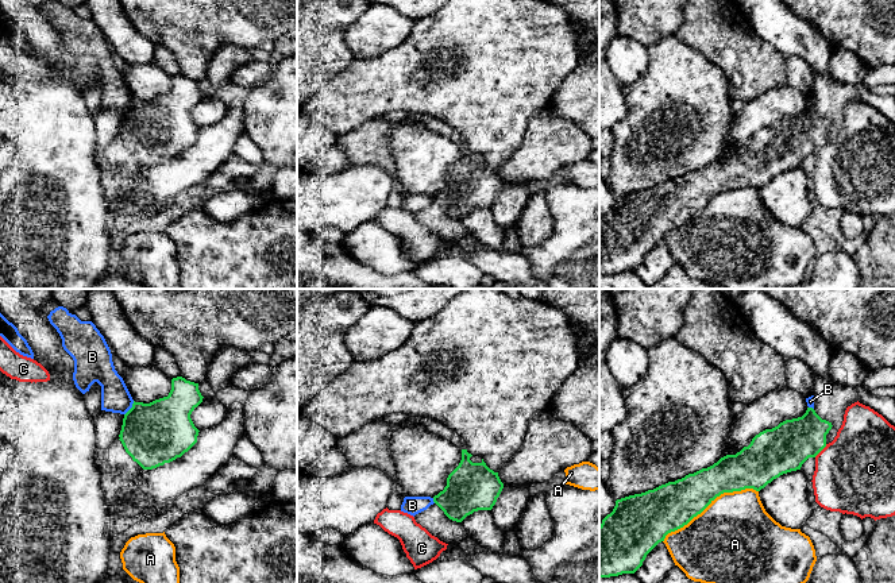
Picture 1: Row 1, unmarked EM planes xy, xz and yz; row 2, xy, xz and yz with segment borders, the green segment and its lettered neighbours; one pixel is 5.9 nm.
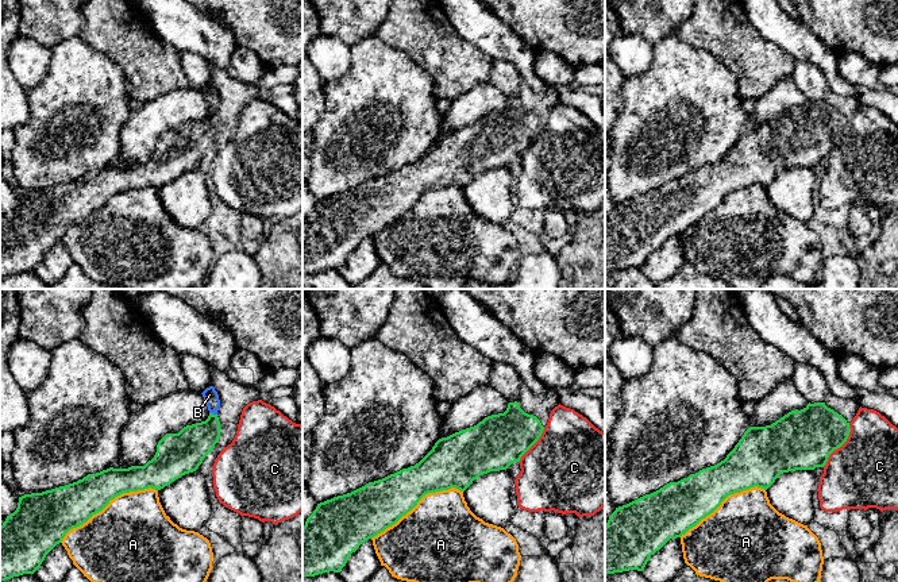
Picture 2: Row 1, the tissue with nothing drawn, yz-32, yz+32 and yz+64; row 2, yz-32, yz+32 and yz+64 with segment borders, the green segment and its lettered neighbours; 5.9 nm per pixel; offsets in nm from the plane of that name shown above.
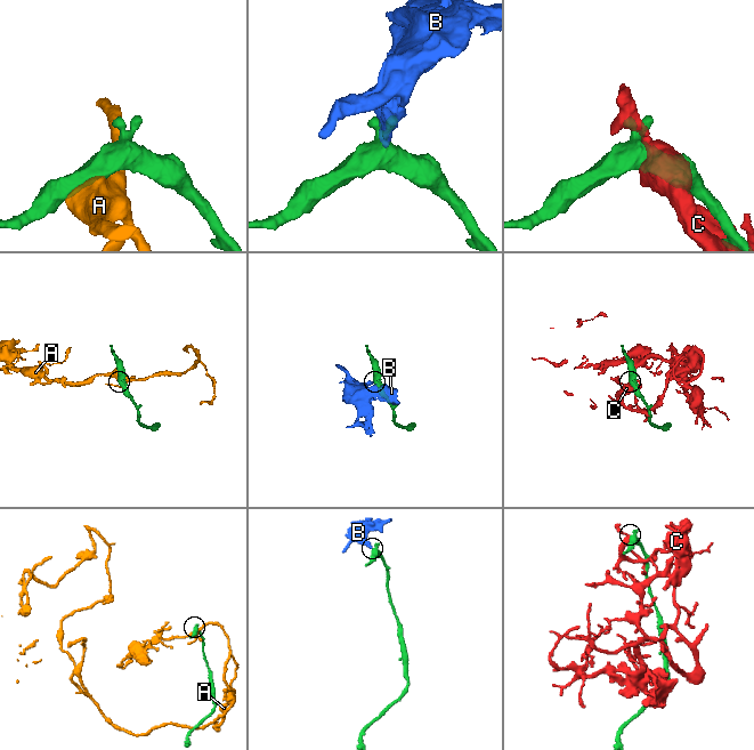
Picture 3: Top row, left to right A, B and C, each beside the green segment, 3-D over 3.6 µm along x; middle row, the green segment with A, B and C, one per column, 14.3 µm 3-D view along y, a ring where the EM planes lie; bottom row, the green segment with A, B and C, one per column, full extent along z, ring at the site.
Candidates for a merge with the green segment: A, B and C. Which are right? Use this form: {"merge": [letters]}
{"merge": []}

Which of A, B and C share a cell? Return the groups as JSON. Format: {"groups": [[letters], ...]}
{"groups": [["A"], ["B"], ["C"]]}

